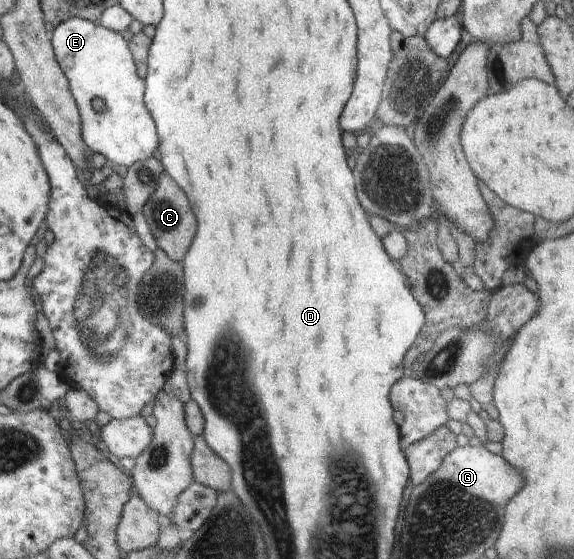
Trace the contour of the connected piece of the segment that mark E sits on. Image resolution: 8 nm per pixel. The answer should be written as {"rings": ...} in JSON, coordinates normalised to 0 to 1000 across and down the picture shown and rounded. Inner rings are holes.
{"rings":[[[136,30],[113,34],[85,64],[139,202],[153,272],[176,274],[202,302],[214,304],[263,281],[277,256],[270,220],[251,182],[251,141],[239,131],[223,73],[207,57]],[[166,177],[179,181],[183,191],[176,199],[162,195]]]}

